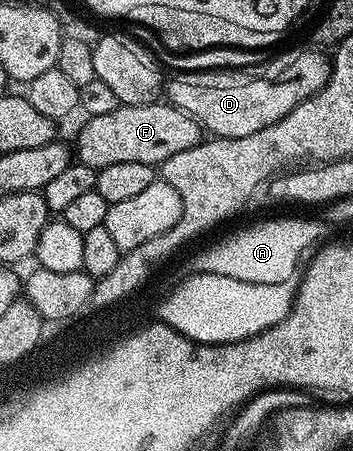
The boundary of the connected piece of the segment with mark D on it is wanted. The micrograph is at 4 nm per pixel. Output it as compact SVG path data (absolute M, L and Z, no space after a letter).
M307 48L243 67L177 72L166 81L167 104L189 113L201 130L209 129L212 137L242 139L242 135L254 135L254 131L262 131L262 127L270 127L290 115L298 103L327 83L332 73L329 58L315 48Z

